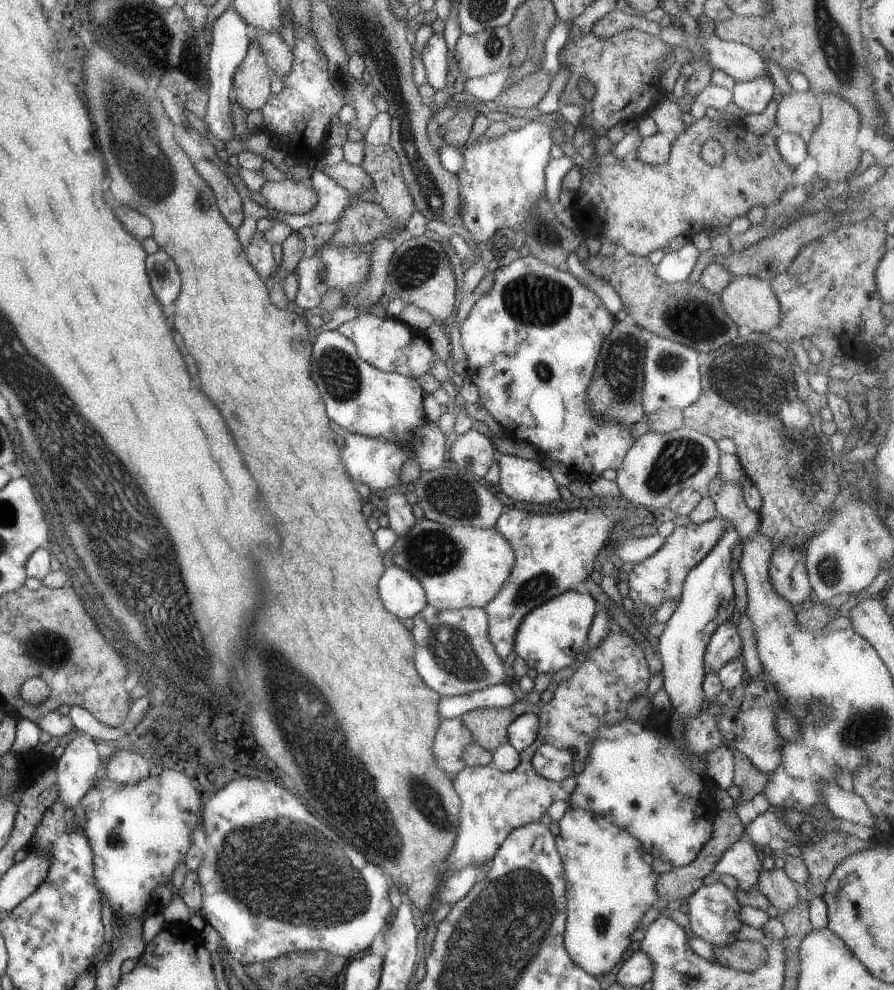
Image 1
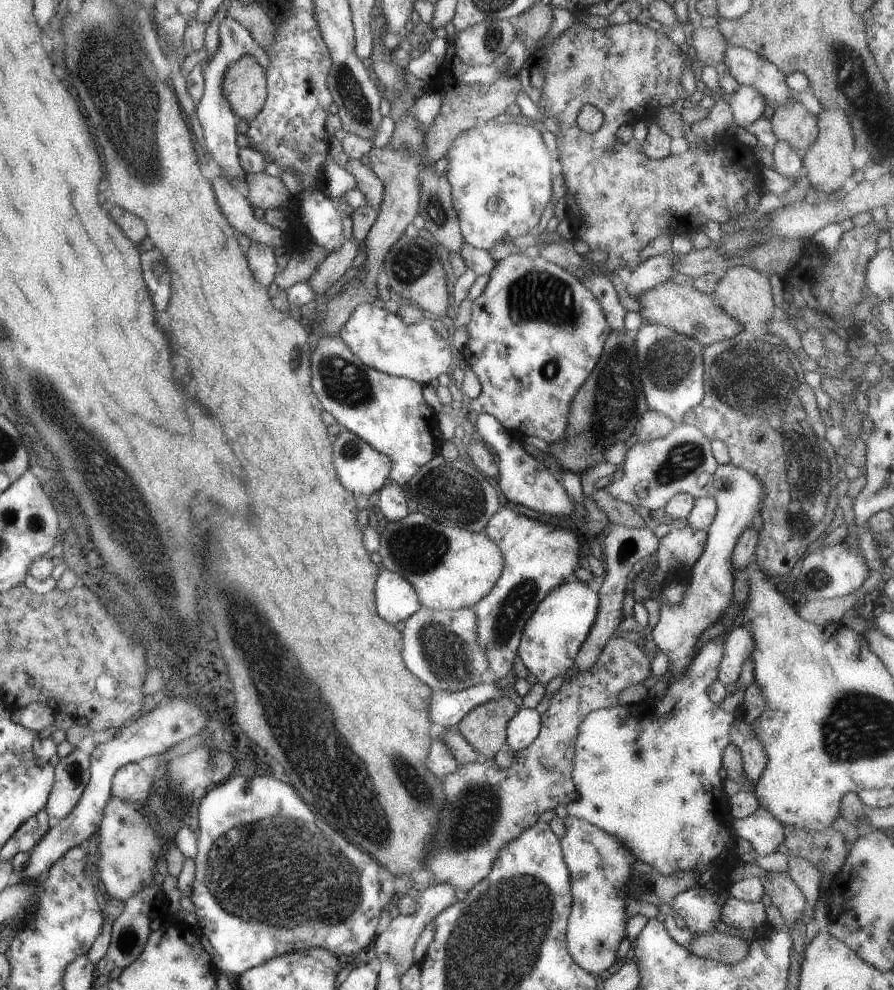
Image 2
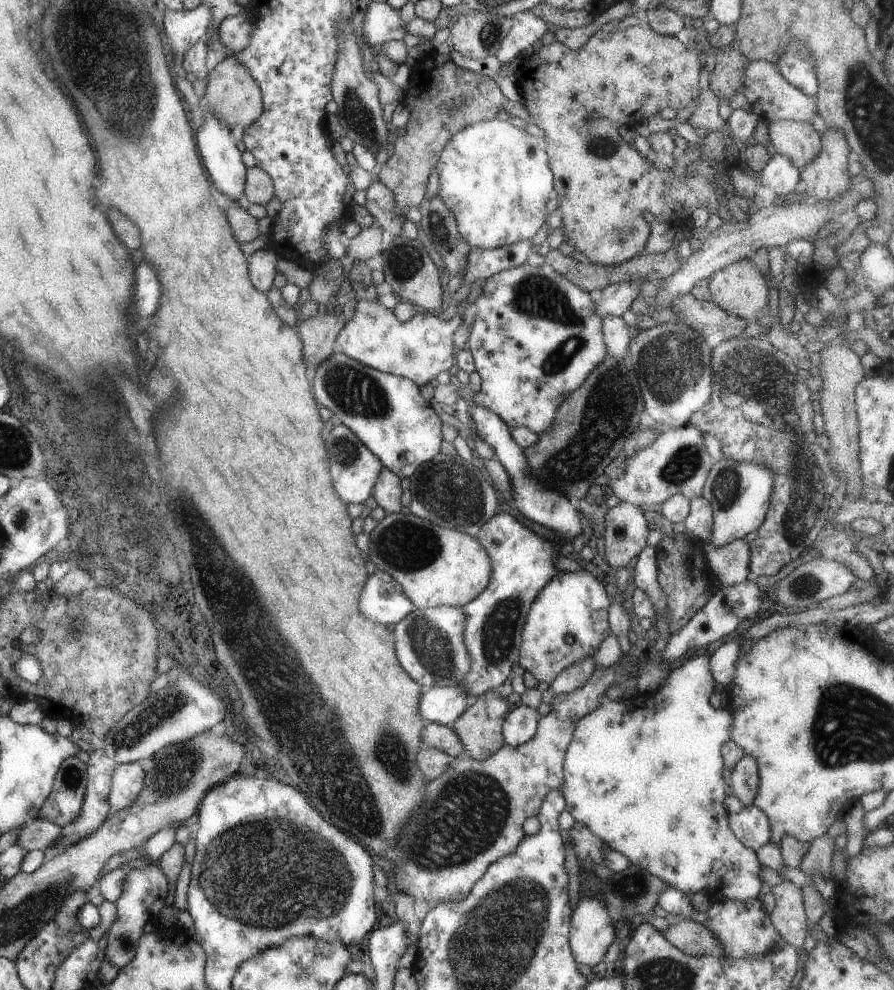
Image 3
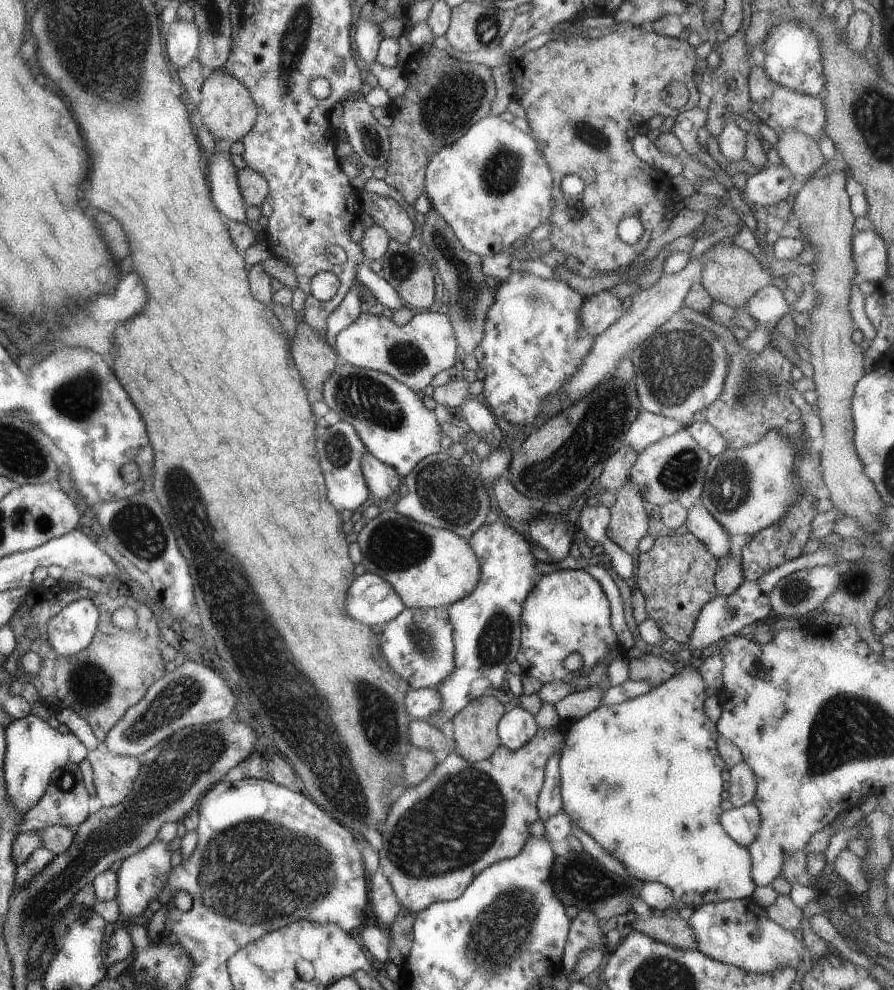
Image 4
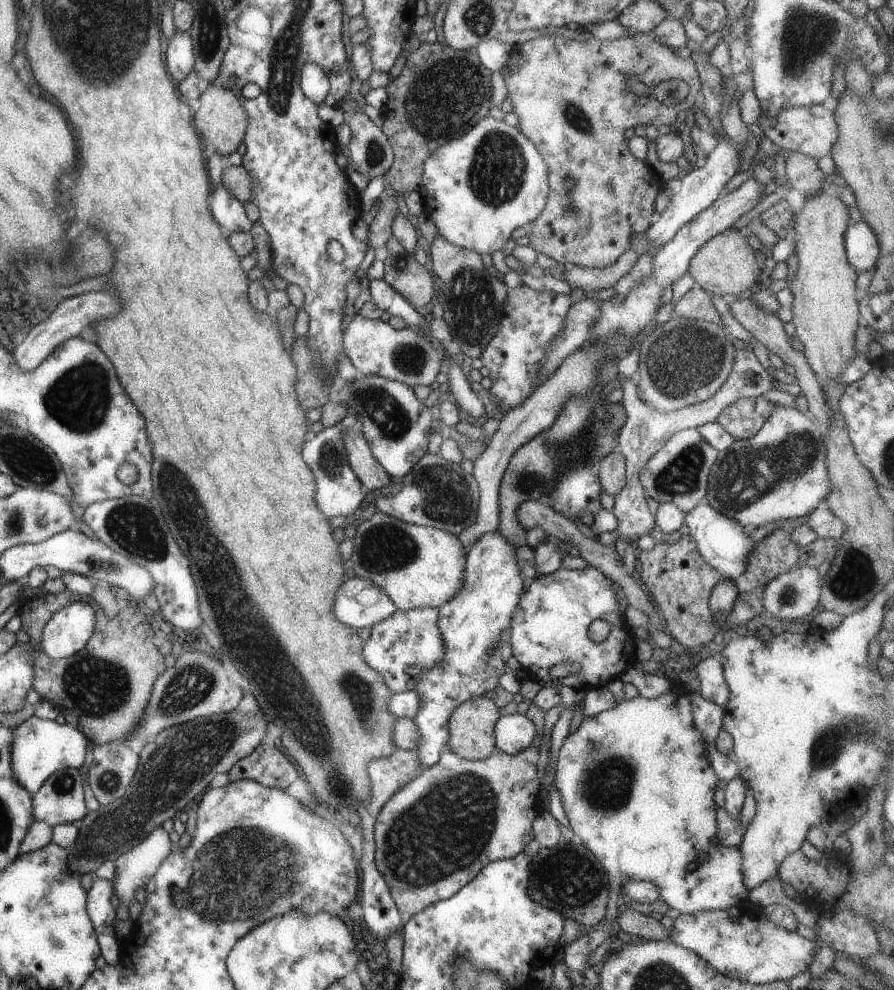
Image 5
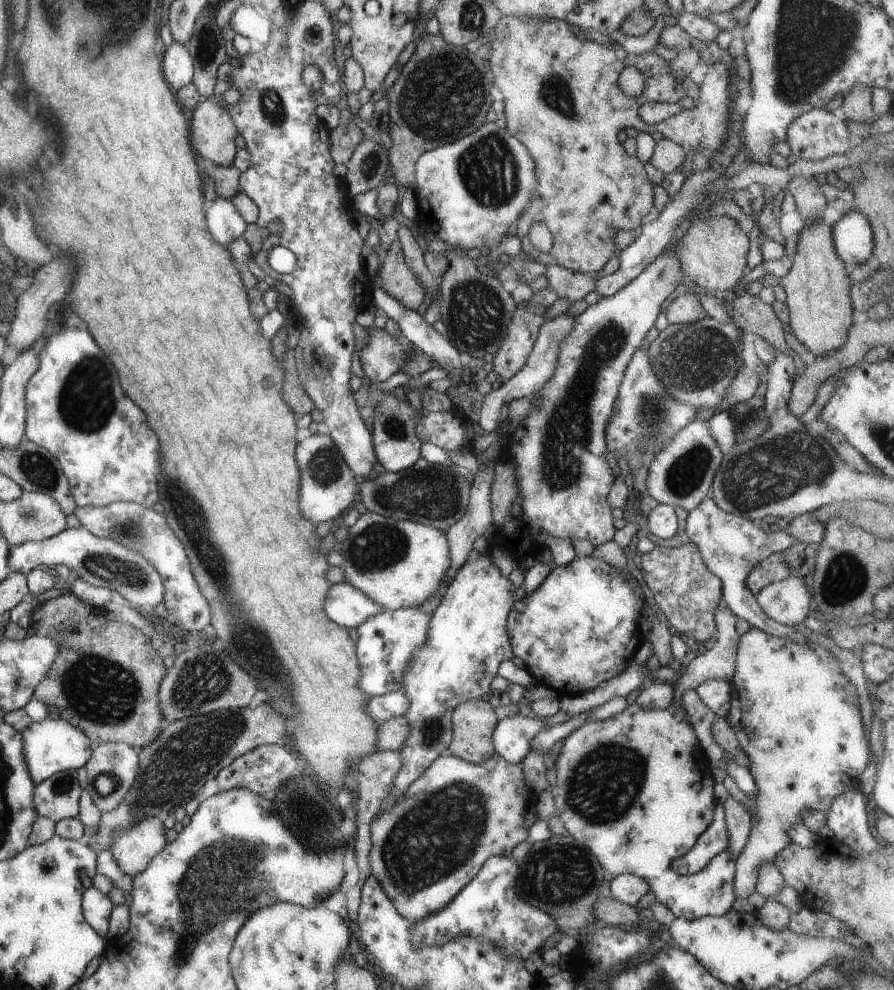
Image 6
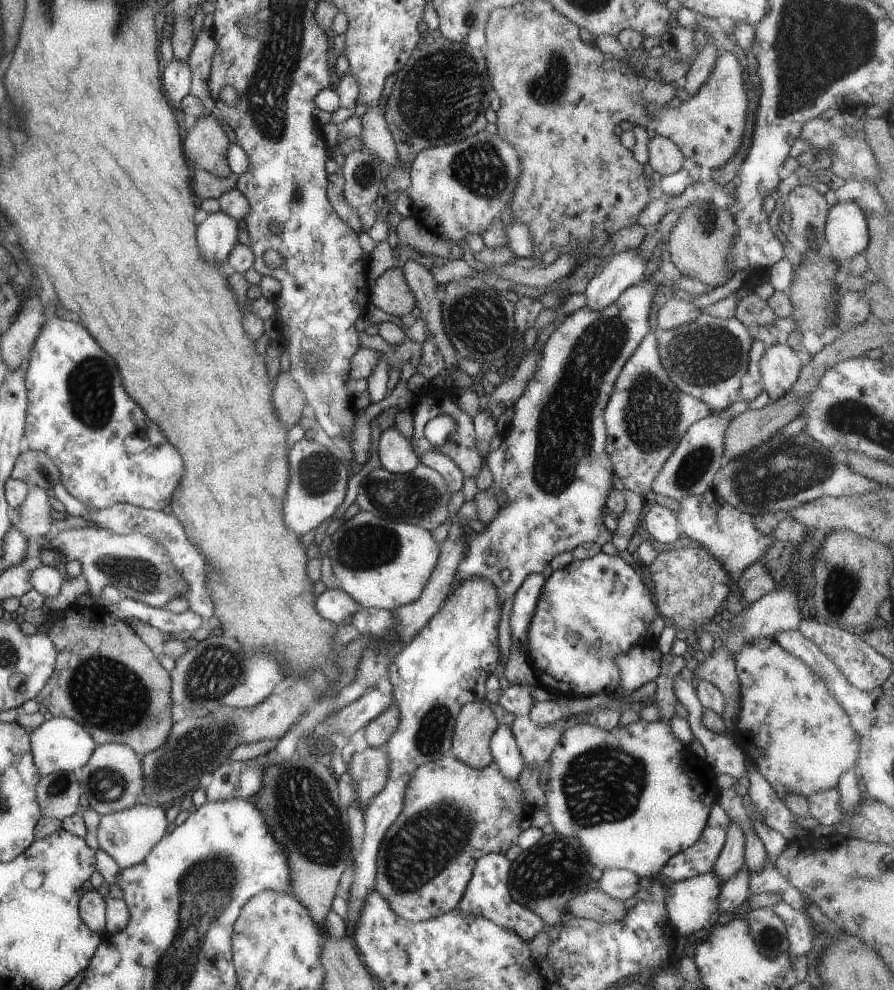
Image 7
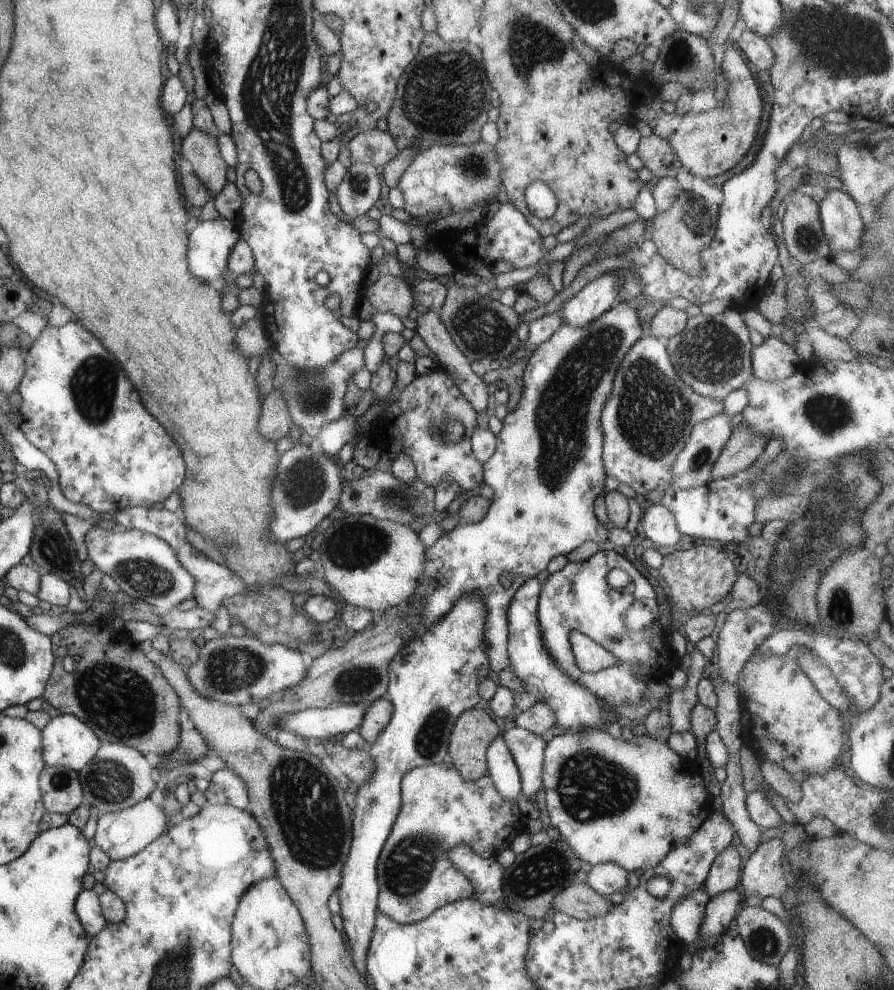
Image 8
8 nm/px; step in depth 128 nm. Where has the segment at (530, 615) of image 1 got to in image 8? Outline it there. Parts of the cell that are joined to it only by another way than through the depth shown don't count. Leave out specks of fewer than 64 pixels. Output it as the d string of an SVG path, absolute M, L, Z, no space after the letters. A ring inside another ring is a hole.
M598 551L590 558L587 558L587 560L583 560L583 562L568 561L563 568L551 574L547 580L545 580L545 584L543 584L539 594L537 620L539 620L539 630L541 630L543 646L545 646L547 653L551 654L551 657L555 660L555 664L557 664L563 672L567 672L567 676L569 676L571 680L575 680L579 686L587 688L587 690L589 690L591 694L595 694L597 698L605 700L605 702L614 708L627 705L631 707L633 705L637 706L645 690L647 690L647 682L662 680L656 679L656 675L654 674L658 668L657 658L660 654L667 651L667 655L672 658L676 658L681 654L673 651L669 646L664 632L665 622L662 622L659 618L661 612L655 600L657 600L656 594L649 582L647 582L625 558L622 558L613 551ZM613 568L622 570L629 576L629 584L627 584L625 588L613 589L607 584L607 573ZM633 604L641 606L641 610L645 608L645 610L651 610L651 612L653 612L653 622L651 622L649 626L645 626L645 630L629 632L629 630L625 628L625 624L623 624L623 622L625 622L625 620L623 620L623 618L625 618L625 612L627 612ZM571 630L575 630L575 632L579 632L591 638L594 642L597 642L602 648L605 648L605 651L611 652L611 655L615 656L617 662L594 671L587 668L577 668L577 666L575 666L573 652L571 652L571 644L569 643L569 632L571 632Z

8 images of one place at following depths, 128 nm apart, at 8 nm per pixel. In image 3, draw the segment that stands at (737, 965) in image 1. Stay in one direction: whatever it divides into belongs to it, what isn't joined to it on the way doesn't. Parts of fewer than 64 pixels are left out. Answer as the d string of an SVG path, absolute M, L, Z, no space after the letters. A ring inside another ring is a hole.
M682 920L671 925L662 933L663 936L686 955L711 955L723 957L724 950L715 935L701 925L691 920Z

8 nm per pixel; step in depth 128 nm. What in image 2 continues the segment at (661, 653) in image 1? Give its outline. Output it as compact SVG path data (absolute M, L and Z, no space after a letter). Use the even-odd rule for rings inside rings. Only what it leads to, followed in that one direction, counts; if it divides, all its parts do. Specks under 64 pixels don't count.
M730 462L717 465L713 473L711 491L716 502L716 513L706 528L707 538L703 552L689 568L688 585L681 597L682 601L673 606L667 606L662 602L659 606L658 621L652 628L651 636L655 646L668 658L670 672L668 683L672 683L683 674L694 657L693 649L699 640L699 635L707 626L717 622L724 608L732 600L731 583L734 579L730 561L732 550L737 537L747 525L751 524L753 514L760 509L762 492L762 484L755 475Z

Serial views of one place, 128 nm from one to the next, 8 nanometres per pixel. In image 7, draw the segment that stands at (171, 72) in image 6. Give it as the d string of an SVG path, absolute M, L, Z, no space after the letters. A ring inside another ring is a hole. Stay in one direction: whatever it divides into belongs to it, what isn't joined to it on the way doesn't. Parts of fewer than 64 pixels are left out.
M173 58L166 63L161 72L161 88L168 102L176 106L181 98L184 98L190 90L190 70L187 62L181 62Z

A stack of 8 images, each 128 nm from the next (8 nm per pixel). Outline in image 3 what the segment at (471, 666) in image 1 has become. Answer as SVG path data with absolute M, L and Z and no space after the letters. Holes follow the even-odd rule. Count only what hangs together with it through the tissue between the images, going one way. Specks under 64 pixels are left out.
M417 607L396 622L391 632L396 660L404 672L423 690L429 687L459 685L470 667L467 649L462 639L463 629L464 614L461 607Z

